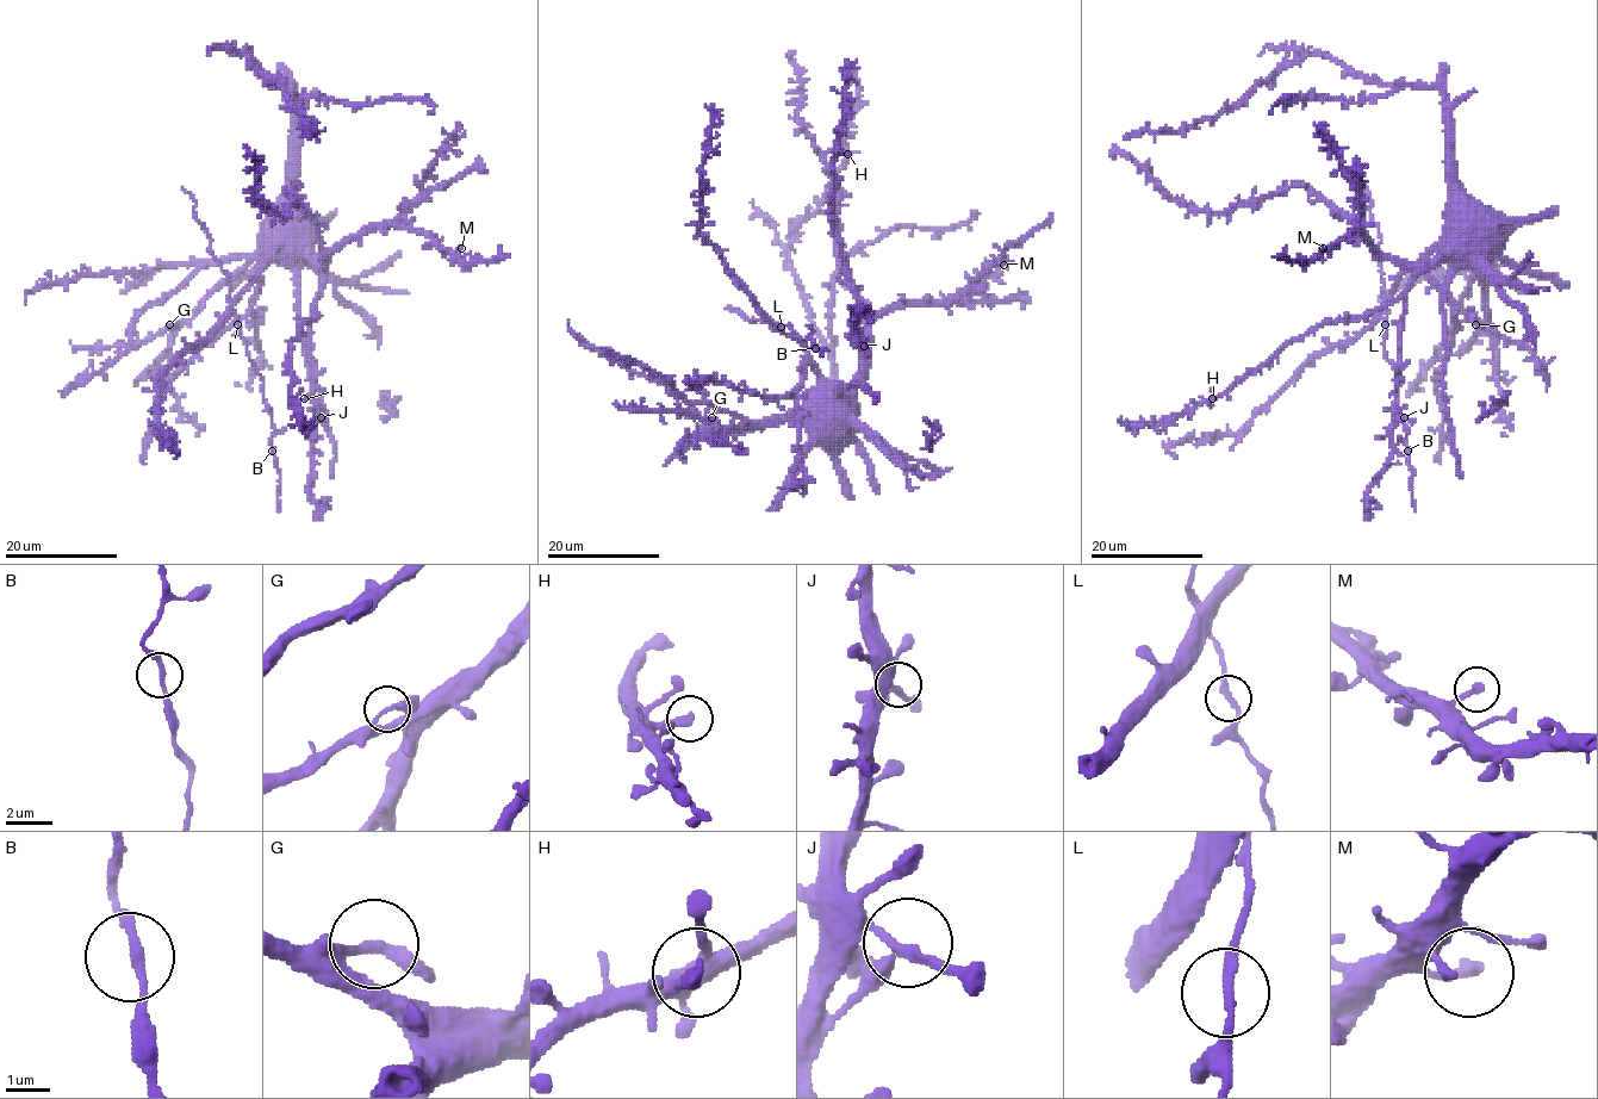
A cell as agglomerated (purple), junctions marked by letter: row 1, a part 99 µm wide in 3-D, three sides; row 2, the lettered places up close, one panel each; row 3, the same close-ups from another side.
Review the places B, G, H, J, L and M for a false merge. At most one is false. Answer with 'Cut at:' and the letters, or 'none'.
Cut at: none

